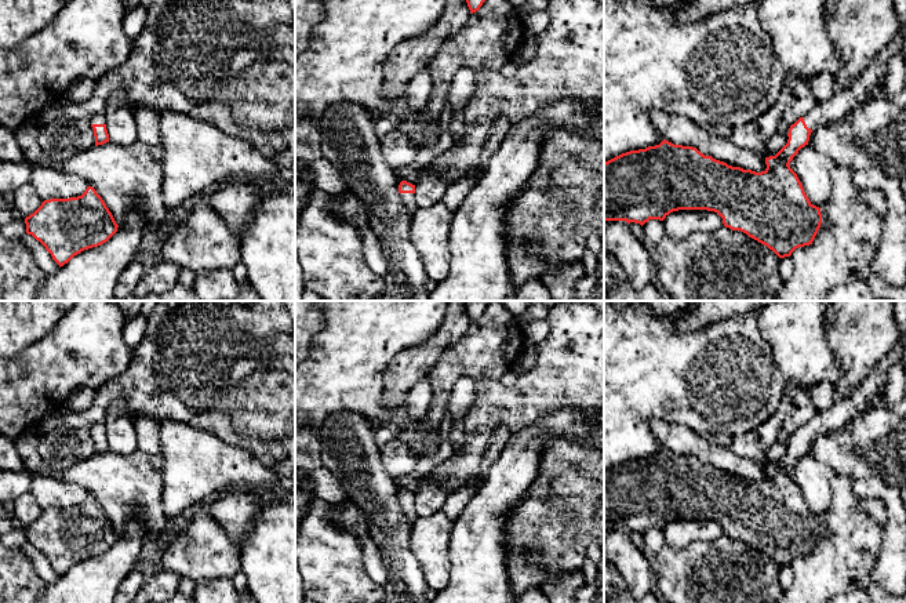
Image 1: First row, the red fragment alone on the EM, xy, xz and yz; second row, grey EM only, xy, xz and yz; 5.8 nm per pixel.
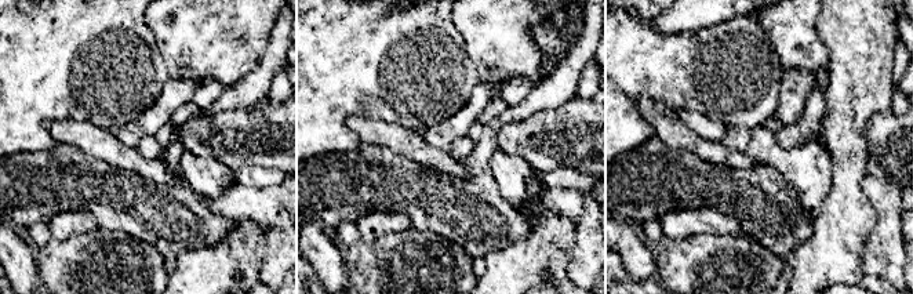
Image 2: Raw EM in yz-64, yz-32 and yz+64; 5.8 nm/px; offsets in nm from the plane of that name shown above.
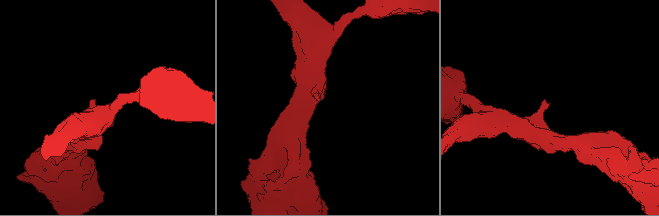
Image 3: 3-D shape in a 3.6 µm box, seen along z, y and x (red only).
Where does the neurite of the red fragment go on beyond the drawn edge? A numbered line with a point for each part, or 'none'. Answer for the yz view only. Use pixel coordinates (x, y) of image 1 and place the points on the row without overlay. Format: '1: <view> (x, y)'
1: yz (841, 411)

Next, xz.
1: xz (408, 508)

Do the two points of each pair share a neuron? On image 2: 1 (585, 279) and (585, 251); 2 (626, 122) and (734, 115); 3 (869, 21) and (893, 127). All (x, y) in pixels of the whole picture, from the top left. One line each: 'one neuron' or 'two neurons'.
1: one neuron
2: one neuron
3: two neurons

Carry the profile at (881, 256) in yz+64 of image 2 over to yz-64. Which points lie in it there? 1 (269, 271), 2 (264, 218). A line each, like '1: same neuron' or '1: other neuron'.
1: same neuron
2: other neuron

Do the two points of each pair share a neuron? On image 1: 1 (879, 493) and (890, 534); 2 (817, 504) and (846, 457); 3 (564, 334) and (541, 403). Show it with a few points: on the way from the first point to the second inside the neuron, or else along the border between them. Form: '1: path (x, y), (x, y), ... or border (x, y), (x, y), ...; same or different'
1: path (890, 502), (891, 523); same
2: border (808, 453), (836, 472); different
3: path (563, 351), (563, 373), (549, 387); same

